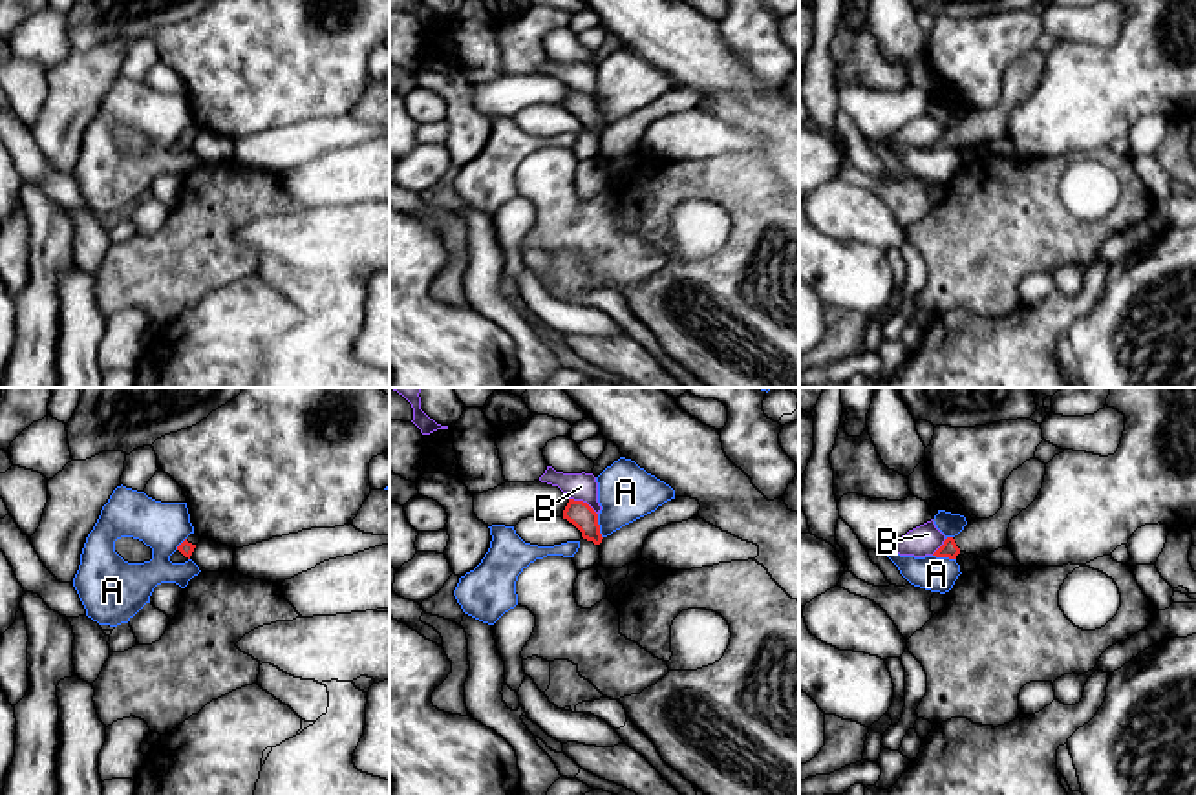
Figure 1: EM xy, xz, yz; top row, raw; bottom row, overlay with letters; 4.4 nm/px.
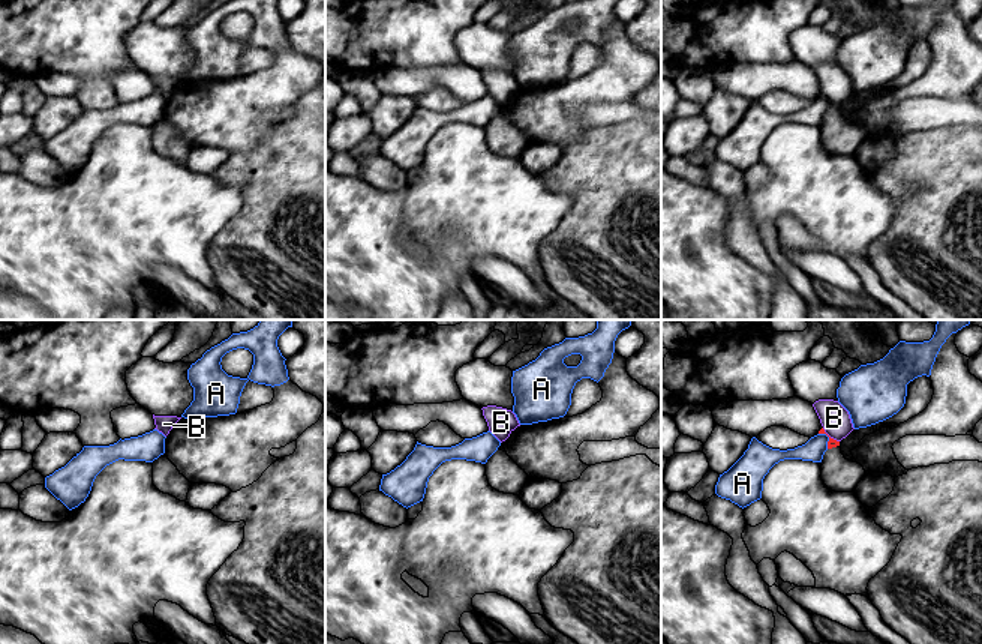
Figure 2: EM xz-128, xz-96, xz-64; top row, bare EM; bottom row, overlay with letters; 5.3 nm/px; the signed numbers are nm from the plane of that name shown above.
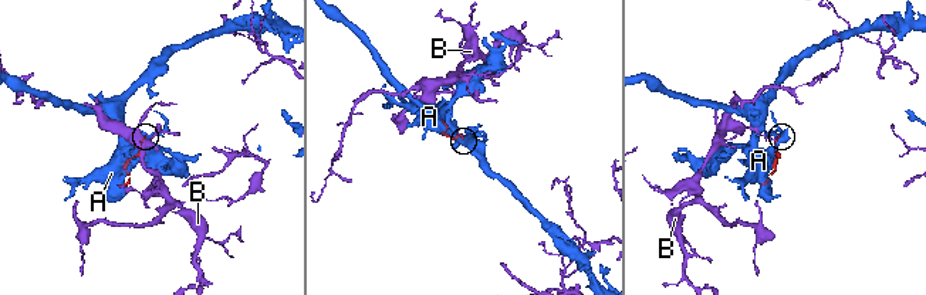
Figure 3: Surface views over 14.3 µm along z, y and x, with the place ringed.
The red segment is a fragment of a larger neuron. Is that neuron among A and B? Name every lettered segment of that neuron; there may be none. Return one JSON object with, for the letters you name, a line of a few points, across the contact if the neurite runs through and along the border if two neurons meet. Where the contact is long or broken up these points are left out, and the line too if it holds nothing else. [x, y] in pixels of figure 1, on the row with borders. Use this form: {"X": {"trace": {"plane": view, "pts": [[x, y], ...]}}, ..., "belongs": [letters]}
{"belongs": []}

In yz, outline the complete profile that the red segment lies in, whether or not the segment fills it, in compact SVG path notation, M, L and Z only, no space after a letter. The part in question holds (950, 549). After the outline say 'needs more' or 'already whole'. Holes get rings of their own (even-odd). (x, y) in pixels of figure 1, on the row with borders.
M1035 457L1013 470L1004 482L1002 508L989 519L969 521L958 535L947 537L933 556L956 559L960 552L966 552L986 557L1006 546L1011 519L1037 499L1044 475L1046 464Z; needs more

